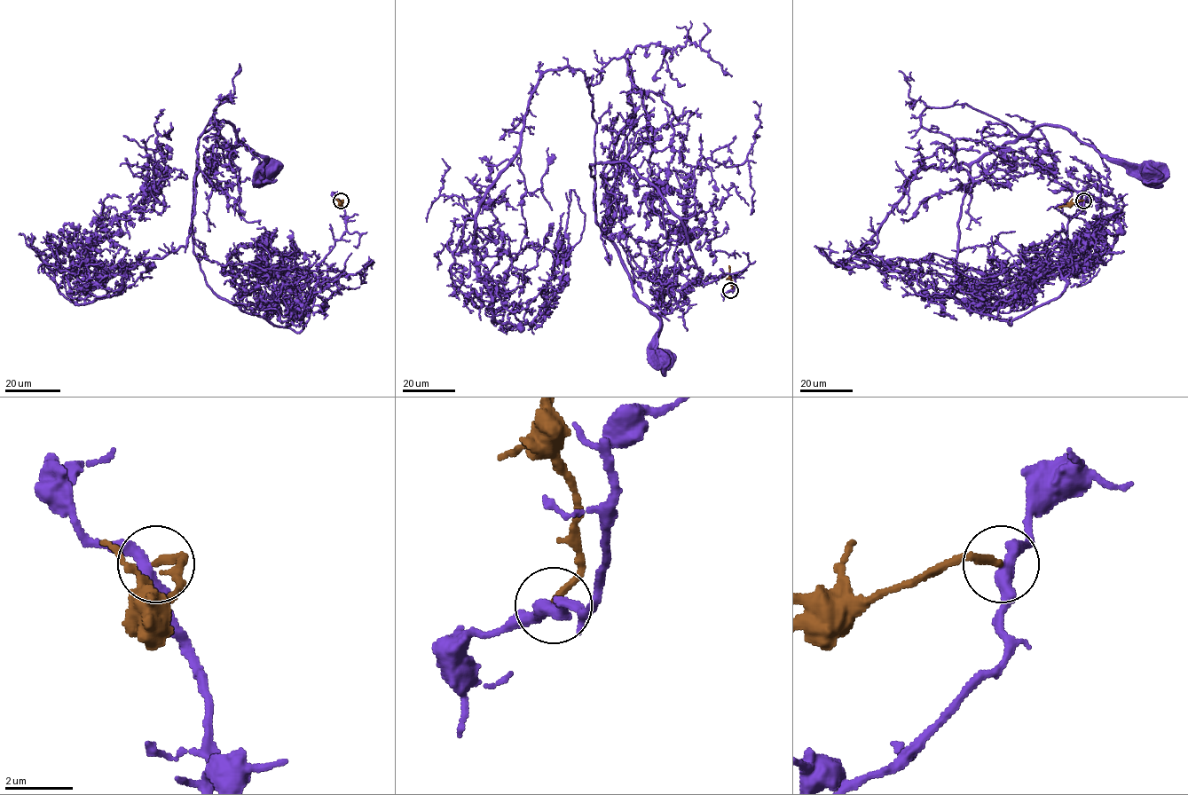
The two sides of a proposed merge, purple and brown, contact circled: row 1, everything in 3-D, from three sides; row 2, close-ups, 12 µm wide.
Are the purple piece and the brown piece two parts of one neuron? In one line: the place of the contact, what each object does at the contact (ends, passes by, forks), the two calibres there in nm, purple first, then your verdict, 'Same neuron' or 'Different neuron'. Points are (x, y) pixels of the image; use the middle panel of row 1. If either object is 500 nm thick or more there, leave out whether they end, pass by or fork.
Place: (730, 290). At the ring purple passes by. At the ring brown ends. Thickness 380 nm (purple) against 200 nm. Different neuron

